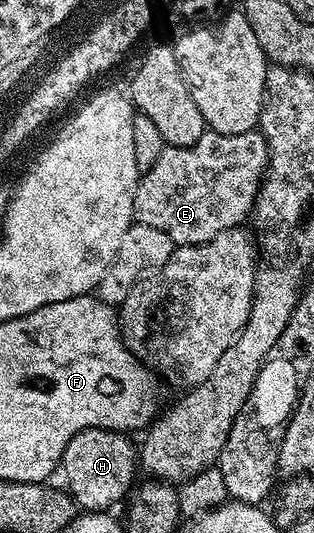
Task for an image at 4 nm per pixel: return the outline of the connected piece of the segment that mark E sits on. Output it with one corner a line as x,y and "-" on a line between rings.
207,129
195,145
166,146
159,161
138,178
134,220
151,225
151,229
163,229
177,247
211,241
211,237
246,222
268,165
269,146
260,130
224,135

